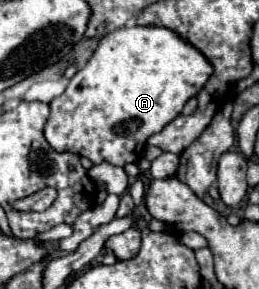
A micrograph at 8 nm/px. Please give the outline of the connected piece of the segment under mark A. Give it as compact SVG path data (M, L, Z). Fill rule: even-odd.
M139 25L117 29L99 41L93 57L71 77L65 93L49 103L51 115L45 125L45 139L55 151L77 153L91 163L103 159L119 167L125 163L137 163L143 157L147 139L171 123L181 113L183 105L201 91L209 77L211 63L207 63L191 43L179 39L175 31L167 31L167 27Z

